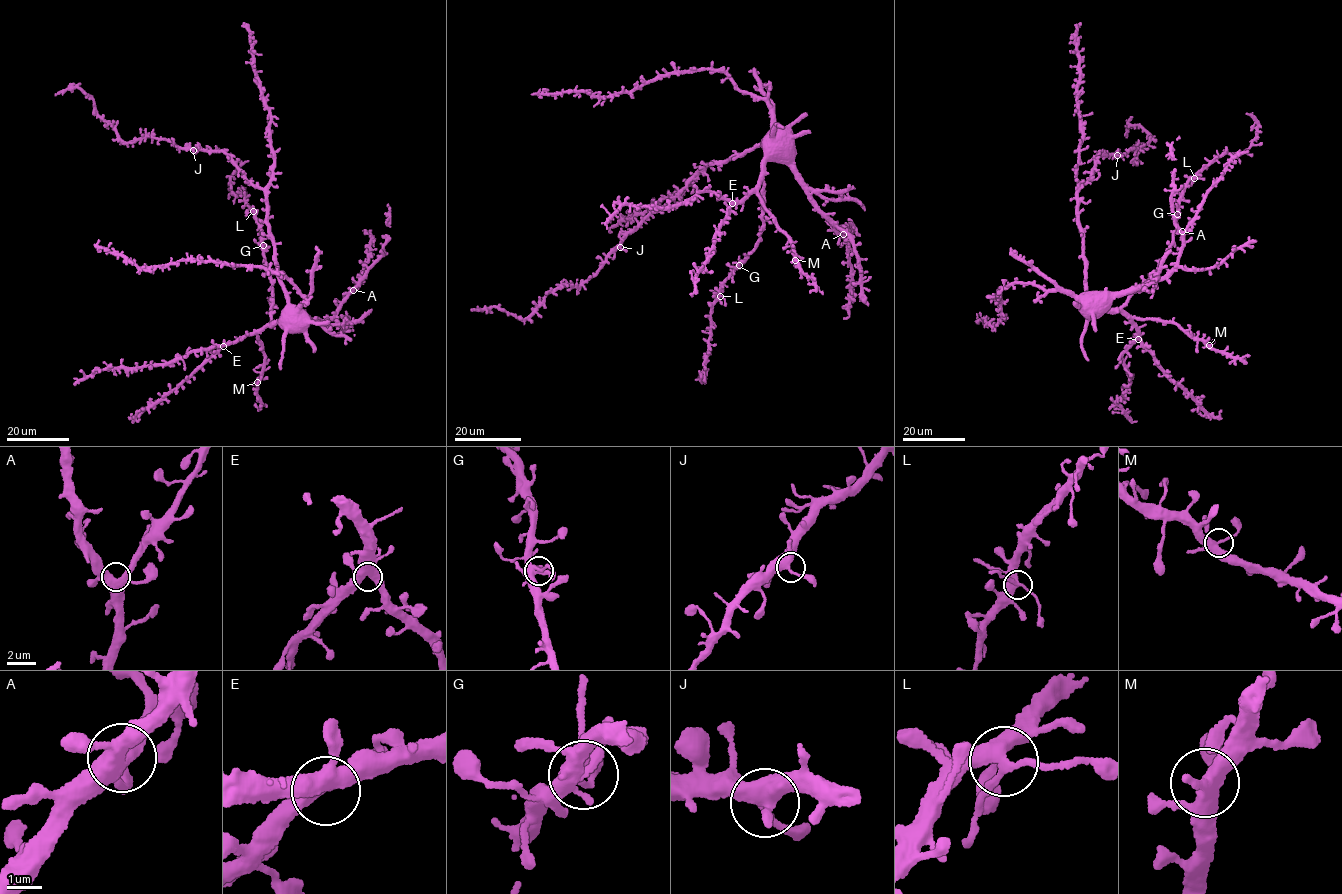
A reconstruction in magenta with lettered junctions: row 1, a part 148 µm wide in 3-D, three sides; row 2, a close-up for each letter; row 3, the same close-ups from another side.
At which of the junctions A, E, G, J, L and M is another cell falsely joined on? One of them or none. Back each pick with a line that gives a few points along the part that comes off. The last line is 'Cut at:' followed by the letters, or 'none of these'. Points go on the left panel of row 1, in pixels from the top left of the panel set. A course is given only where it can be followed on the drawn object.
Cut at: L

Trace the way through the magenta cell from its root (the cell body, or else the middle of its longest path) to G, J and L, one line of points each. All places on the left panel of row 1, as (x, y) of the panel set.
G: (296, 313), (269, 322), (272, 283), (263, 245)
J: (296, 313), (287, 311), (287, 292), (276, 261), (265, 192), (245, 179), (233, 160), (221, 151), (193, 150)
L: (296, 313), (269, 322), (272, 283), (267, 271), (260, 224), (253, 211)

